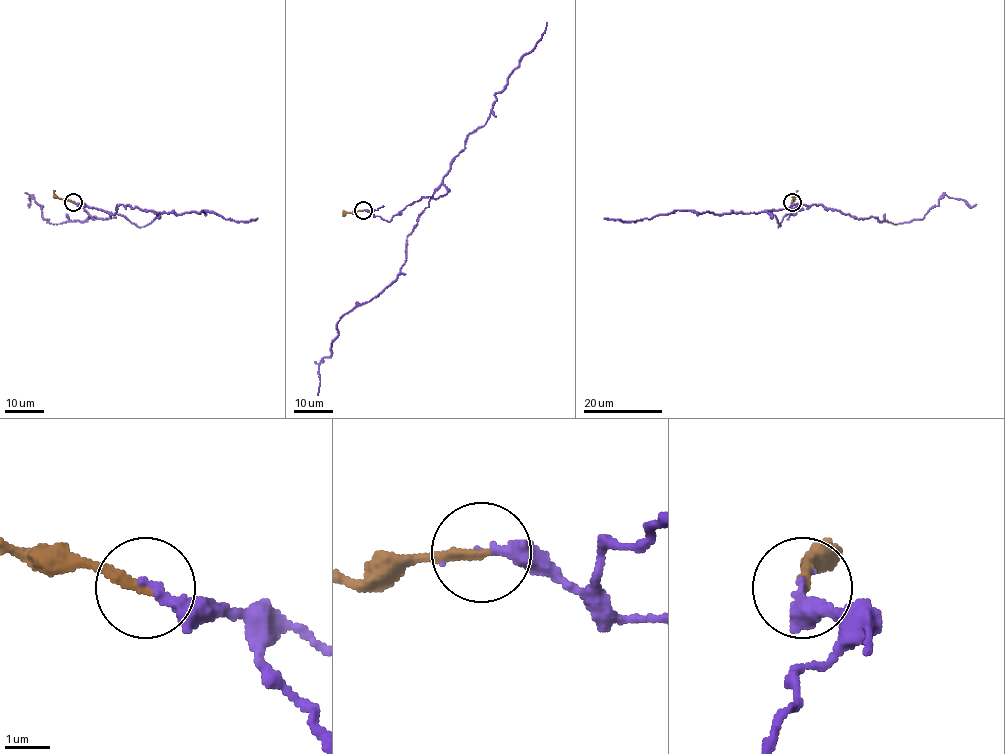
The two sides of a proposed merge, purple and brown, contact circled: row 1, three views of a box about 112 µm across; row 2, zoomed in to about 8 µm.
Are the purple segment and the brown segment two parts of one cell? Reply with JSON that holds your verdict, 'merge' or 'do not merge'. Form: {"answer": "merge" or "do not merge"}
{"answer": "merge"}

